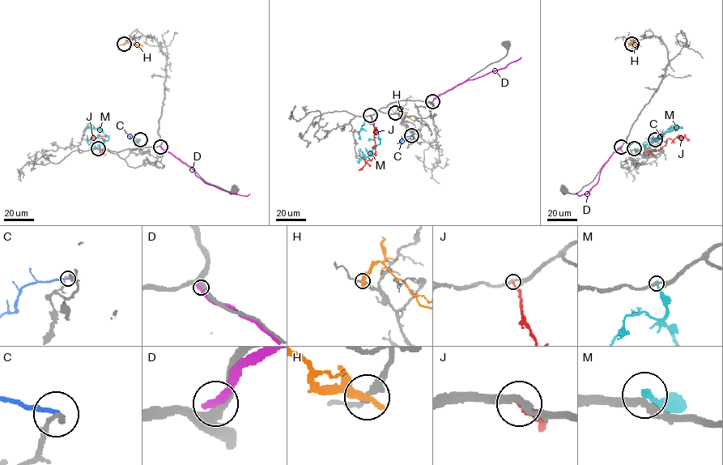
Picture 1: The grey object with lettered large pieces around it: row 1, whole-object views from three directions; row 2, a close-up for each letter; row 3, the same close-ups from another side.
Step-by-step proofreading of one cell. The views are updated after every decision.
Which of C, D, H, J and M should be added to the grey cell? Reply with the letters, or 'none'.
none

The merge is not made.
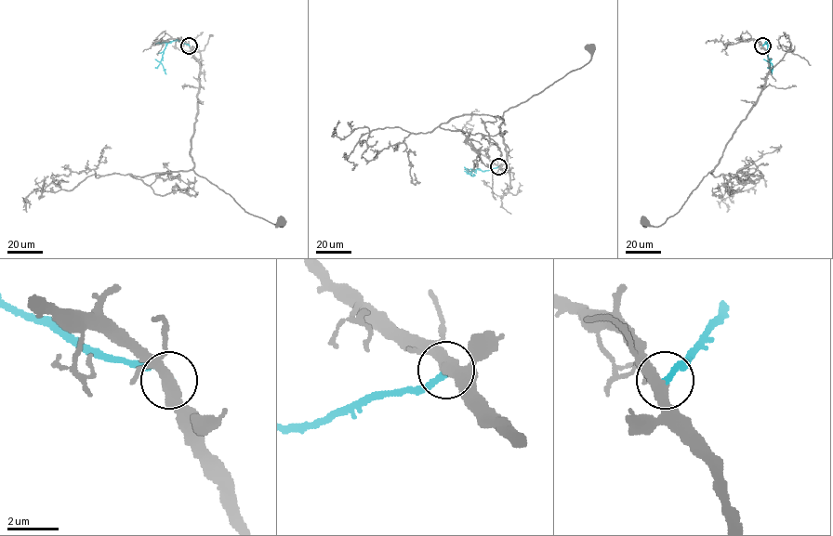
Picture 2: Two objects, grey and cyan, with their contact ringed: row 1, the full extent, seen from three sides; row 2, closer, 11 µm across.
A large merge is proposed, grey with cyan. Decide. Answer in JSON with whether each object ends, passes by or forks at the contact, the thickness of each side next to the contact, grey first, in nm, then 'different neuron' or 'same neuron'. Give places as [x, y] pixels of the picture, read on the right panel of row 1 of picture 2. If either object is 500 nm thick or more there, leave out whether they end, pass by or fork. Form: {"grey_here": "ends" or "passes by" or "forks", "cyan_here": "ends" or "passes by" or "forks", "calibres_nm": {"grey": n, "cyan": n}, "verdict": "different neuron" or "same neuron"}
{"grey_here": "passes by", "cyan_here": "ends", "calibres_nm": {"grey": 440, "cyan": 280}, "verdict": "same neuron"}

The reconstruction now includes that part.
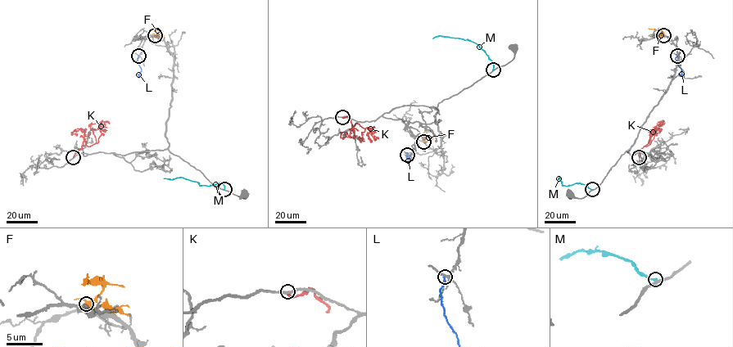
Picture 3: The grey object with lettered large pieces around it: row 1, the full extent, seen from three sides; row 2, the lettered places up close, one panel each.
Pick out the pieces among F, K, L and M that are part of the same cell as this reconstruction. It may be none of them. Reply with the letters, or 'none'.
none

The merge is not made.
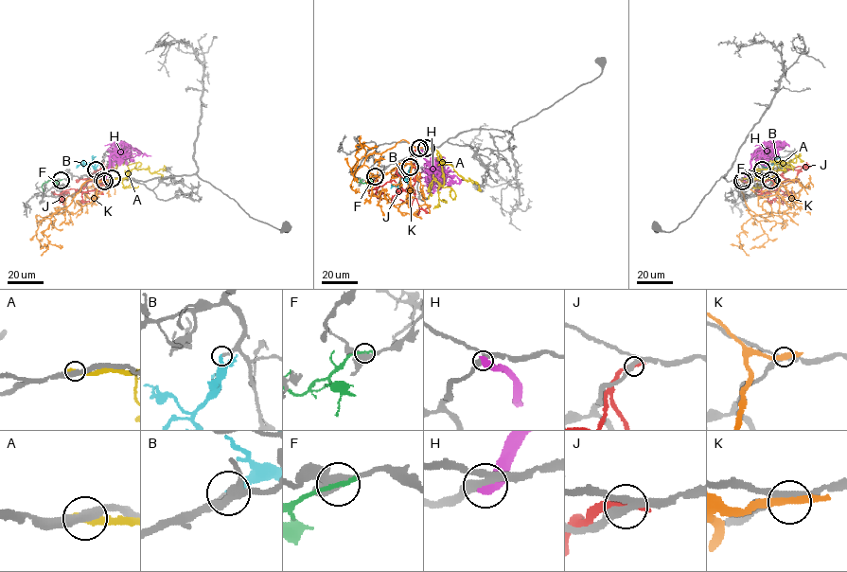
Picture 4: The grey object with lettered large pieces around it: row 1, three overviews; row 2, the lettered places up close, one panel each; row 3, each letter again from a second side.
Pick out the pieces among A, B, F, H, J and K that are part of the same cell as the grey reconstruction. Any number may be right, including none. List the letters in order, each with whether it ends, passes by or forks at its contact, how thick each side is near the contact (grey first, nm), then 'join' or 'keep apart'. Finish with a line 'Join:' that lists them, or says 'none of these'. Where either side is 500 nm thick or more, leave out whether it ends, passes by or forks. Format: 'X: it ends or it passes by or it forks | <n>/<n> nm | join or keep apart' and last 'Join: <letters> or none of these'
A: it ends | 320/440 nm | keep apart
B: it ends | 240/280 nm | join
F: it ends | 400/240 nm | keep apart
H: 320/650 nm | keep apart
J: it ends | 320/400 nm | keep apart
K: it passes by | 280/300 nm | keep apart
Join: B

